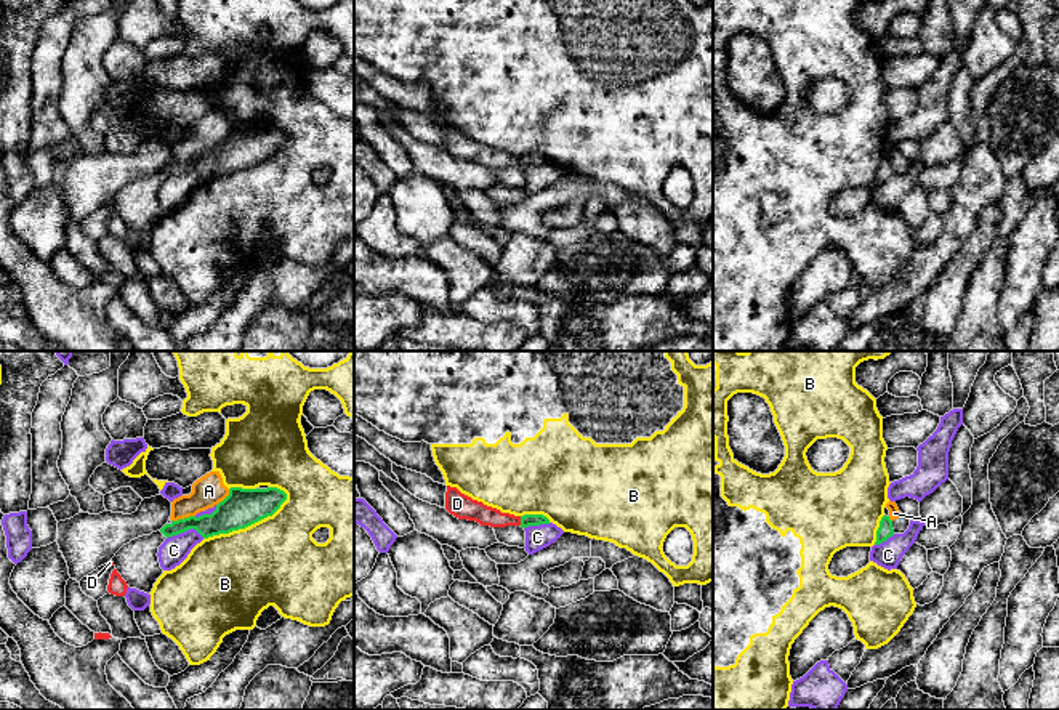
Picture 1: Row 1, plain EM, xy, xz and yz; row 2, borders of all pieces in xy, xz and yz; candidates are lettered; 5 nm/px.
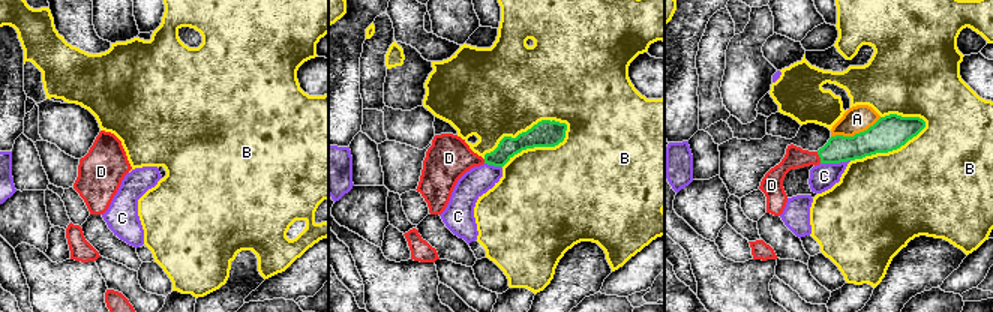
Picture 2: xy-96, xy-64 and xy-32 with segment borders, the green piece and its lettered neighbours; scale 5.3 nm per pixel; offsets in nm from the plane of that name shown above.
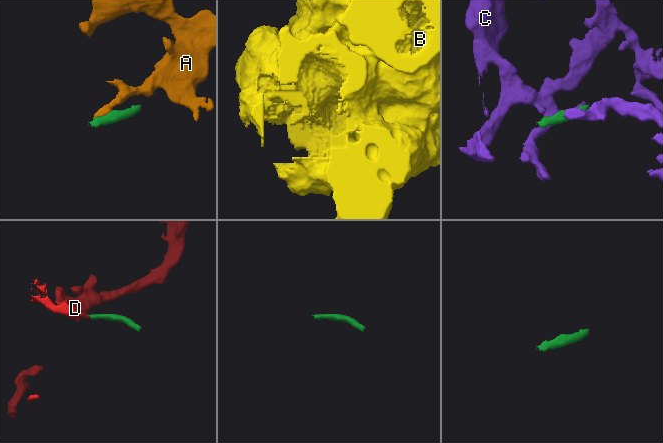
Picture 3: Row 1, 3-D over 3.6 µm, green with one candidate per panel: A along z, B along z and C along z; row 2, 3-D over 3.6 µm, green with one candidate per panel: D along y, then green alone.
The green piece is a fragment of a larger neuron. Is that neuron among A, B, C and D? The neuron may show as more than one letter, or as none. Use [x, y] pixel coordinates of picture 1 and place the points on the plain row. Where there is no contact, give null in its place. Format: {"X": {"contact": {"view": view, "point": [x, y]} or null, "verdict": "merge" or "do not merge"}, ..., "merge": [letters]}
{"A": {"contact": {"view": "xy", "point": [185, 159]}, "verdict": "do not merge"}, "B": {"contact": {"view": "xy", "point": [247, 167]}, "verdict": "do not merge"}, "C": {"contact": {"view": "xy", "point": [185, 172]}, "verdict": "do not merge"}, "D": {"contact": {"view": "xz", "point": [521, 162]}, "verdict": "merge"}, "merge": ["D"]}

